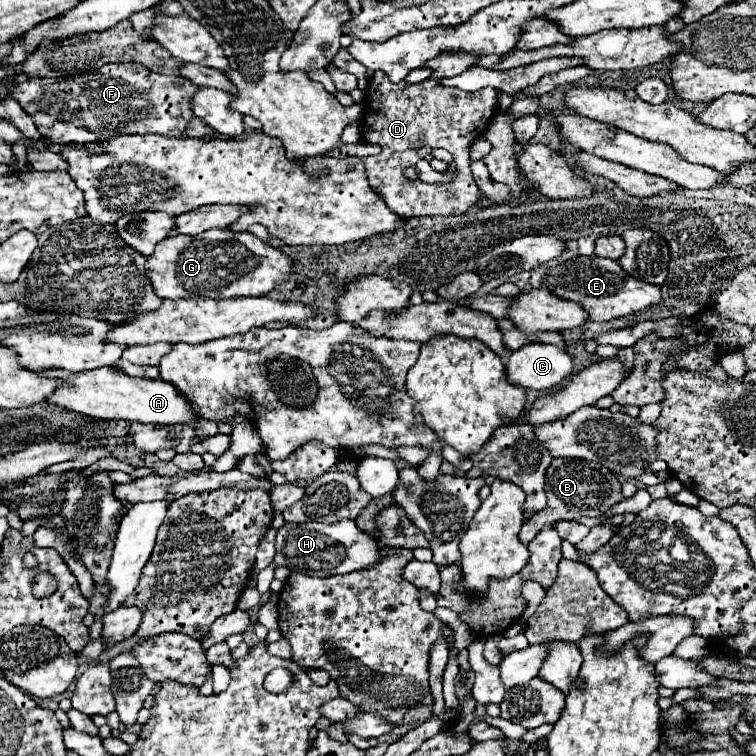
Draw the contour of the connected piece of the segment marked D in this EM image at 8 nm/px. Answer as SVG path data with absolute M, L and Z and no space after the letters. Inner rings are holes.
M469 52L437 54L423 64L423 68L431 70L431 76L419 84L407 84L403 80L399 84L389 84L387 88L381 88L381 74L373 74L373 78L369 80L363 100L363 112L359 118L361 140L363 144L381 146L381 154L363 158L363 166L371 188L379 192L389 210L395 210L395 214L403 214L405 218L427 214L455 216L465 214L471 206L479 202L481 194L471 176L469 150L491 124L491 114L497 112L497 90L483 88L479 92L463 92L459 88L447 88L441 84L443 78L461 74L463 70L471 68L479 58L479 54ZM435 148L445 148L453 154L453 180L439 184L407 180L403 176L403 168L415 166Z

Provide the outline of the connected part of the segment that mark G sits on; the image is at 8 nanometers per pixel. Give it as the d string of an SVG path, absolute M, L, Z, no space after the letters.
M207 230L197 236L175 234L155 246L147 270L159 298L235 298L265 296L295 272L295 262L279 248L269 246L251 232Z

